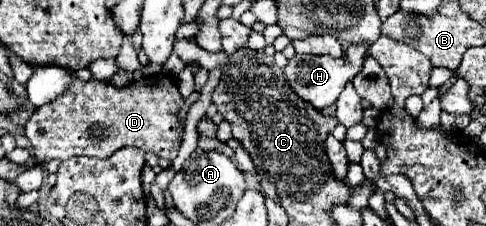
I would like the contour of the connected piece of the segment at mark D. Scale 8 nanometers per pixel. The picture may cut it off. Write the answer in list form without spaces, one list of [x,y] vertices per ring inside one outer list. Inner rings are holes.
[[[145,78],[123,88],[99,80],[75,80],[63,96],[33,112],[25,124],[25,134],[37,162],[49,162],[53,158],[67,160],[71,156],[109,158],[125,146],[137,146],[143,152],[171,162],[183,138],[185,124],[179,118],[183,104],[185,98],[179,94],[175,78]]]

